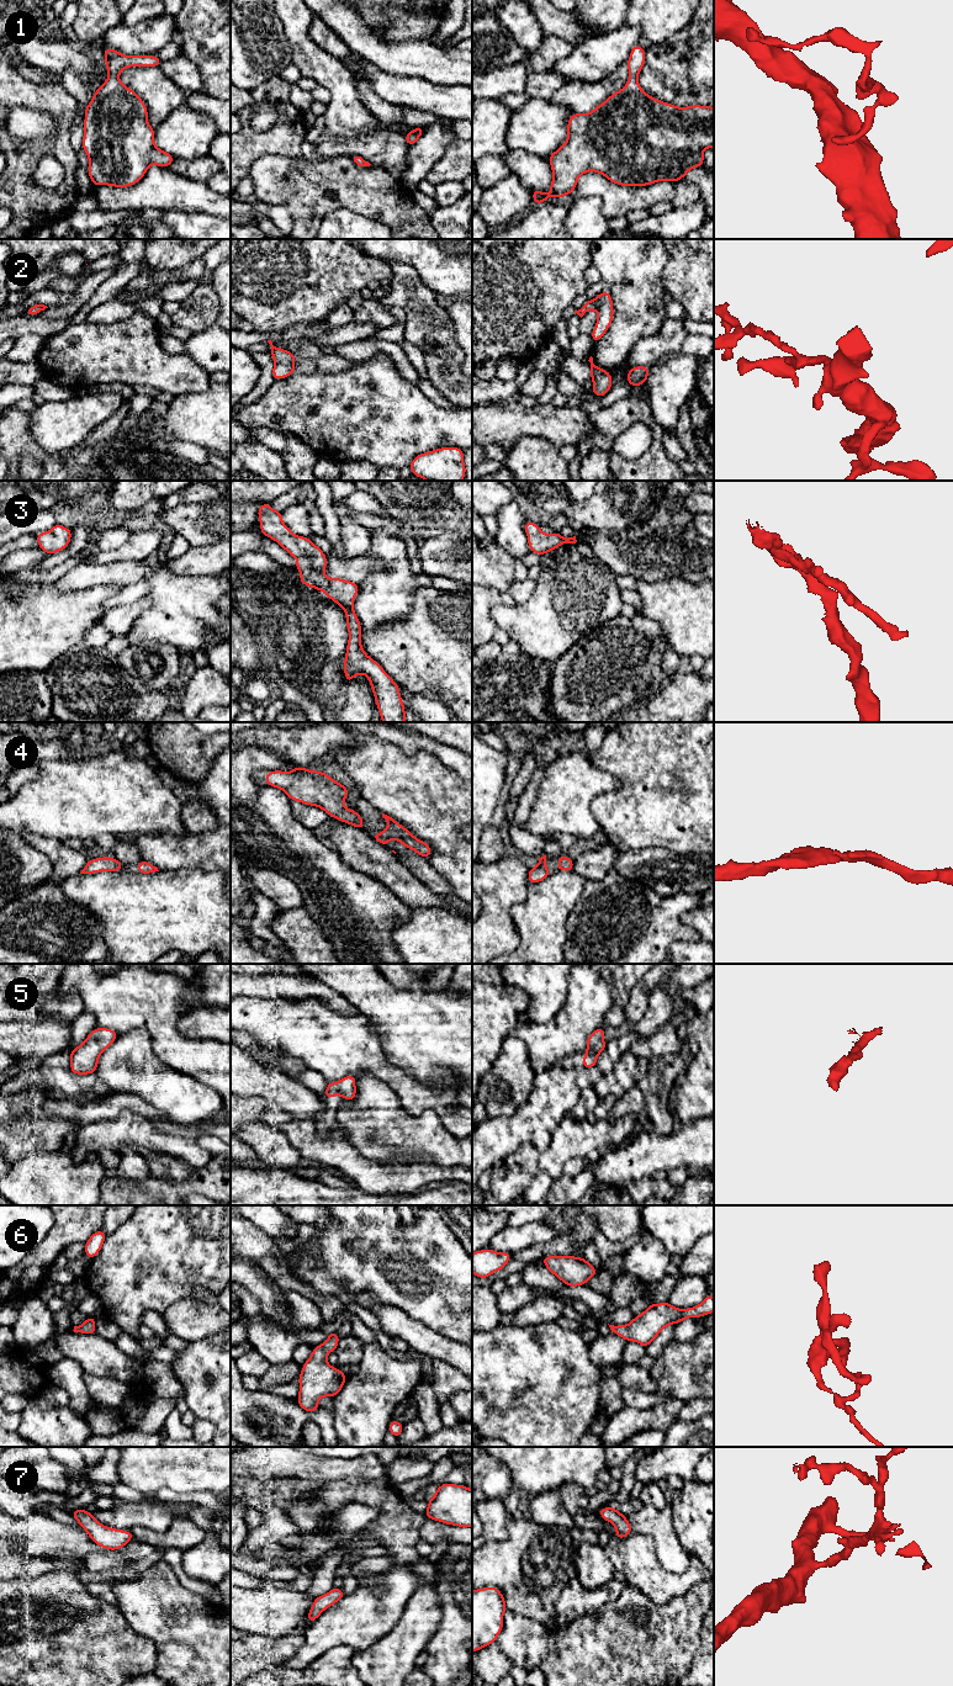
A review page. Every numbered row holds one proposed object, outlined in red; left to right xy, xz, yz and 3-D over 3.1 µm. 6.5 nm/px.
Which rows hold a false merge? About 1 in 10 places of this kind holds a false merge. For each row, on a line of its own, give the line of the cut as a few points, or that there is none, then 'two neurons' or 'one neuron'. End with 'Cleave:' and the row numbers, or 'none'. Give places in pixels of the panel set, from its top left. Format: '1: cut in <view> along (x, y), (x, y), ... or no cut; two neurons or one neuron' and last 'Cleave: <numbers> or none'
1: no cut; one neuron
2: no cut; one neuron
3: no cut; one neuron
4: no cut; one neuron
5: no cut; one neuron
6: no cut; one neuron
7: no cut; one neuron
Cleave: none

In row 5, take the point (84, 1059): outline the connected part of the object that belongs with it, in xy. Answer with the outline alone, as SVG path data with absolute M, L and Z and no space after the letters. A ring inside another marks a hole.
M95 1028L83 1044L70 1050L70 1071L75 1075L95 1073L100 1055L117 1036L112 1029Z

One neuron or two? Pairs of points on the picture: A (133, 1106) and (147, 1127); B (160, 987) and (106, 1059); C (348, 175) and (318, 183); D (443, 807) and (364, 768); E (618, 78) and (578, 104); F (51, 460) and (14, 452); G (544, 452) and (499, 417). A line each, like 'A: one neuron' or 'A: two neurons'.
A: two neurons
B: two neurons
C: one neuron
D: one neuron
E: one neuron
F: one neuron
G: two neurons

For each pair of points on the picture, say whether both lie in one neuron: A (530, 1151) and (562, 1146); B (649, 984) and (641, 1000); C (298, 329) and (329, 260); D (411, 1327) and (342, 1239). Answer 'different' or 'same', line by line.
A: same
B: same
C: different
D: different

